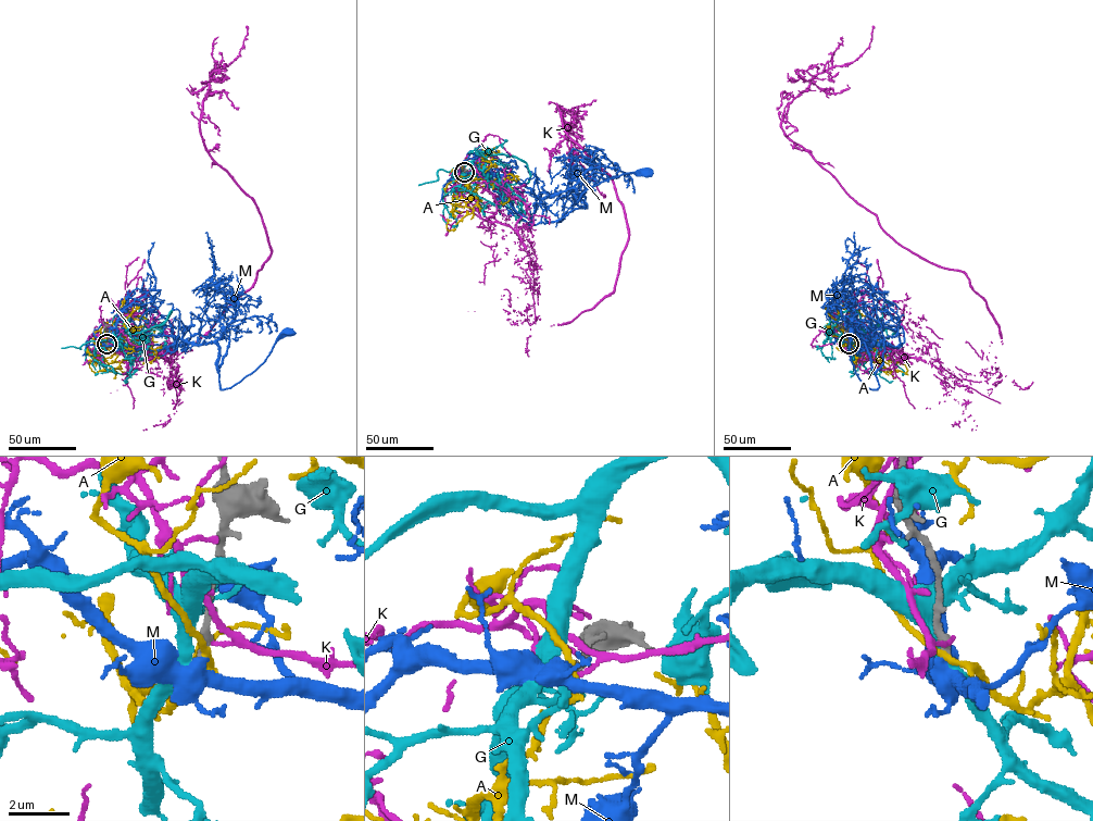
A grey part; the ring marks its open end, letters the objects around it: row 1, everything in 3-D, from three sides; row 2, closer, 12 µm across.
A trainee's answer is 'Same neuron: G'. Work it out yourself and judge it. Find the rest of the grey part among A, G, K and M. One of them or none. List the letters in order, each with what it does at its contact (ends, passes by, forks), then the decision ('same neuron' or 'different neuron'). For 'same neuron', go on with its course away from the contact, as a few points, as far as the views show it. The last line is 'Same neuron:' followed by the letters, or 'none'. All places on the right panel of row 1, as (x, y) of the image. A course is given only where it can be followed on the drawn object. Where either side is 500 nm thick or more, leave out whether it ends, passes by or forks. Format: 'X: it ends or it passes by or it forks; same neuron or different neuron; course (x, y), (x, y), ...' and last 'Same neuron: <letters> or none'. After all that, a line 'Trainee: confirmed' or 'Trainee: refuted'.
A: it passes by; different neuron
G: it ends; same neuron; course (849, 344), (839, 341), (847, 348), (863, 348), (866, 330), (877, 324), (881, 310), (890, 303)
K: it ends; different neuron
M: it passes by; different neuron
Same neuron: G
Trainee: confirmed

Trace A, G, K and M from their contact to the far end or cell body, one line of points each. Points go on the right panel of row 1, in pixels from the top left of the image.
A: (849, 344), (876, 338), (867, 355), (906, 373), (896, 364)
G: (849, 344), (839, 341), (847, 348), (863, 348), (866, 330), (877, 324), (881, 310), (890, 303)
K: (849, 344), (865, 324), (954, 387), (1002, 344), (964, 273), (897, 244), (782, 127), (872, 25)
M: (849, 344), (856, 349), (875, 341), (865, 346), (879, 386), (876, 389), (866, 388), (855, 373), (850, 331)

